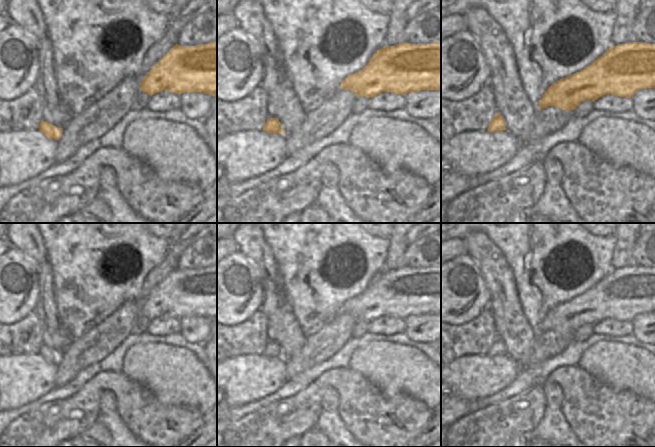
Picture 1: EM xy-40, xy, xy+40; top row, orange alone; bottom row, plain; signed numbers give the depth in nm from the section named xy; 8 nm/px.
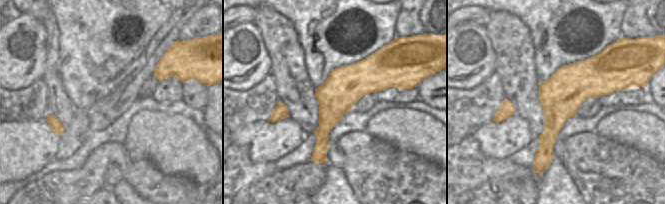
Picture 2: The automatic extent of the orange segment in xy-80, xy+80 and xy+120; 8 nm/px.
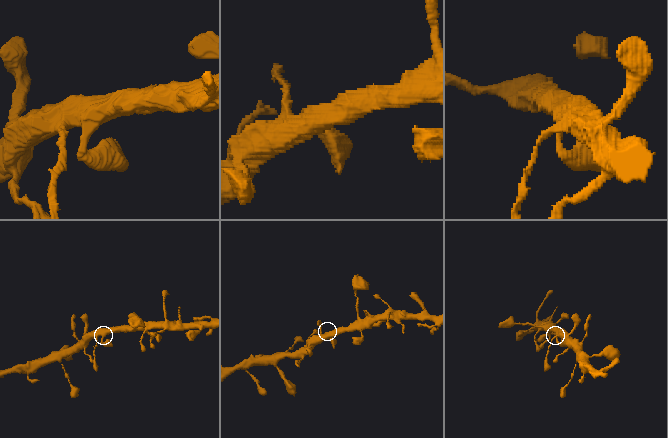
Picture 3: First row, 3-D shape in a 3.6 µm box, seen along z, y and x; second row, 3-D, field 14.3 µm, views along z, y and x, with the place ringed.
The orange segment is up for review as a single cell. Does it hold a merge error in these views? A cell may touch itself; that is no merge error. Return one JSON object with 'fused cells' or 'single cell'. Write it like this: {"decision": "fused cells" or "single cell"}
{"decision": "single cell"}

